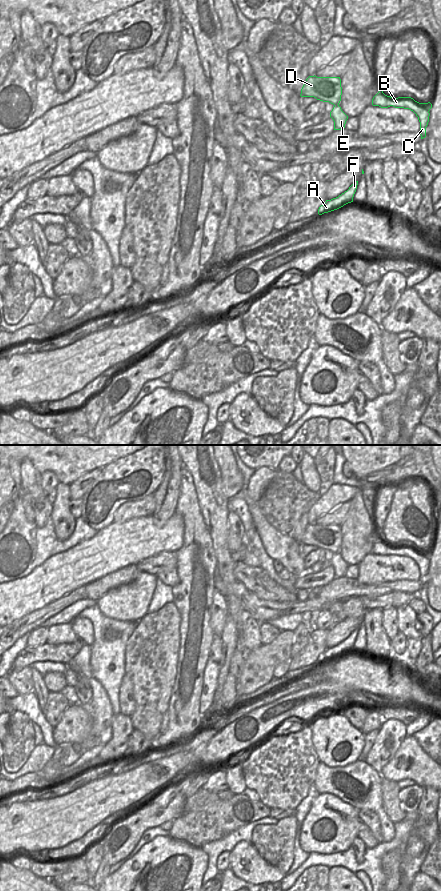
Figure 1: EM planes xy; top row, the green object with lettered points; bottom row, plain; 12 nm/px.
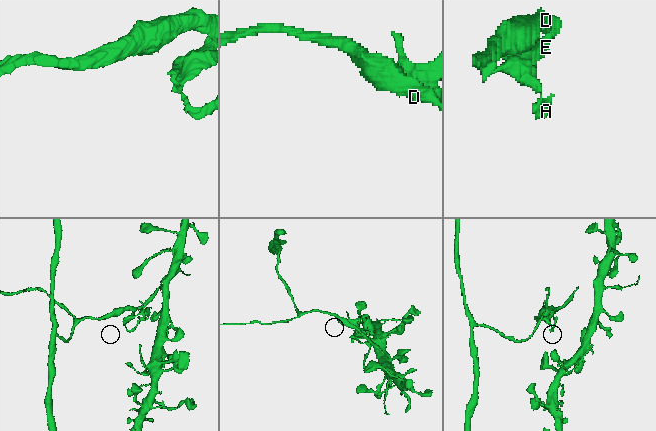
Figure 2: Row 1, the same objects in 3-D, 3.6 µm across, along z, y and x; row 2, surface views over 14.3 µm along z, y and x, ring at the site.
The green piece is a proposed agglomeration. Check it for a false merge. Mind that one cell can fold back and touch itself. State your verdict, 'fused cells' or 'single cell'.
fused cells

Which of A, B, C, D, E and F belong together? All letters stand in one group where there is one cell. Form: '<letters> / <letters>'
A B C E F / D

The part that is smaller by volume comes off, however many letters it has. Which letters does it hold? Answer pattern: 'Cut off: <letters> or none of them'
Cut off: A, B, C, E, F

